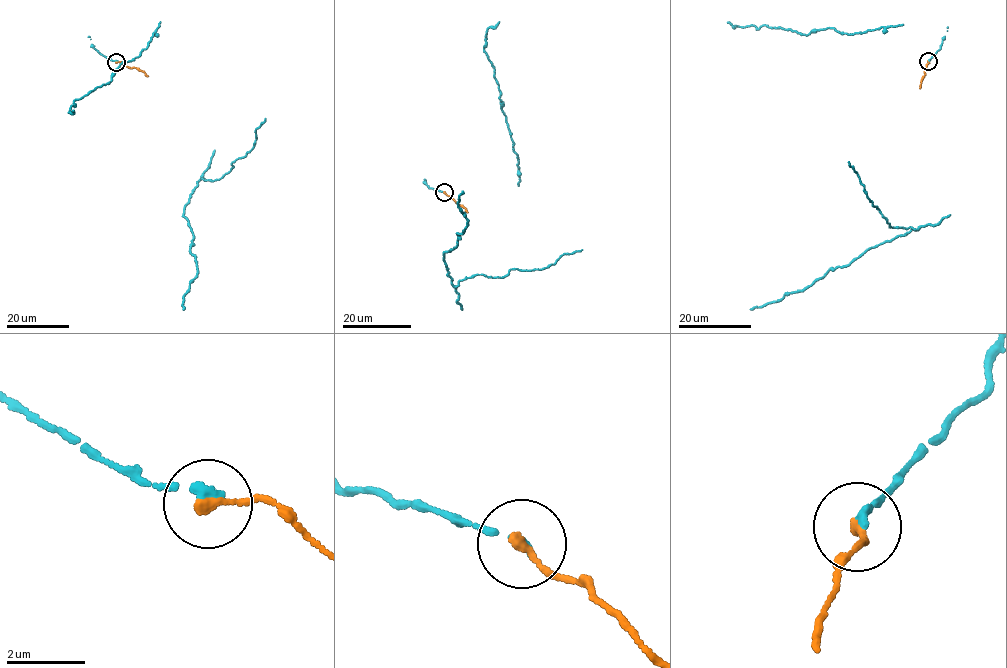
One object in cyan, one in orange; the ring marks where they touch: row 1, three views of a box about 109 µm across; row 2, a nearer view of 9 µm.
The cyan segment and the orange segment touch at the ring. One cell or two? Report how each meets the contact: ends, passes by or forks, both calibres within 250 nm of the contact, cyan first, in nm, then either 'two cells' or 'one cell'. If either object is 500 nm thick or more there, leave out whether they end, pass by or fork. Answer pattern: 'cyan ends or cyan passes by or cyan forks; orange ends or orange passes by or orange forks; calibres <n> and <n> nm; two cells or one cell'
cyan ends; orange ends; calibres 220 and 240 nm; one cell

